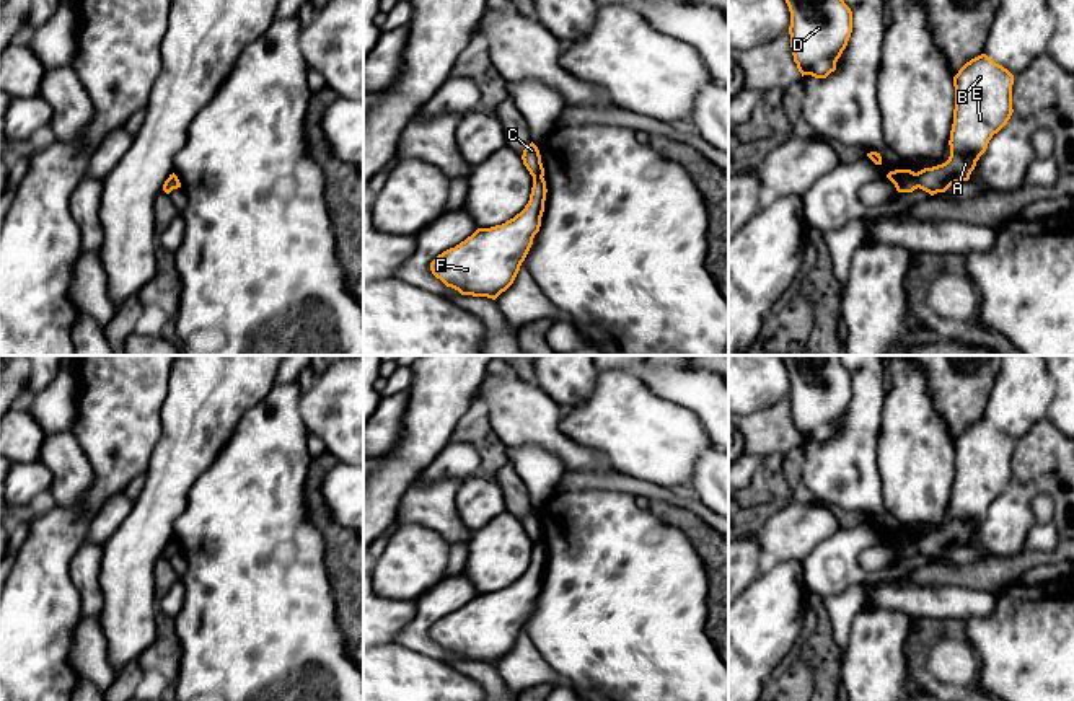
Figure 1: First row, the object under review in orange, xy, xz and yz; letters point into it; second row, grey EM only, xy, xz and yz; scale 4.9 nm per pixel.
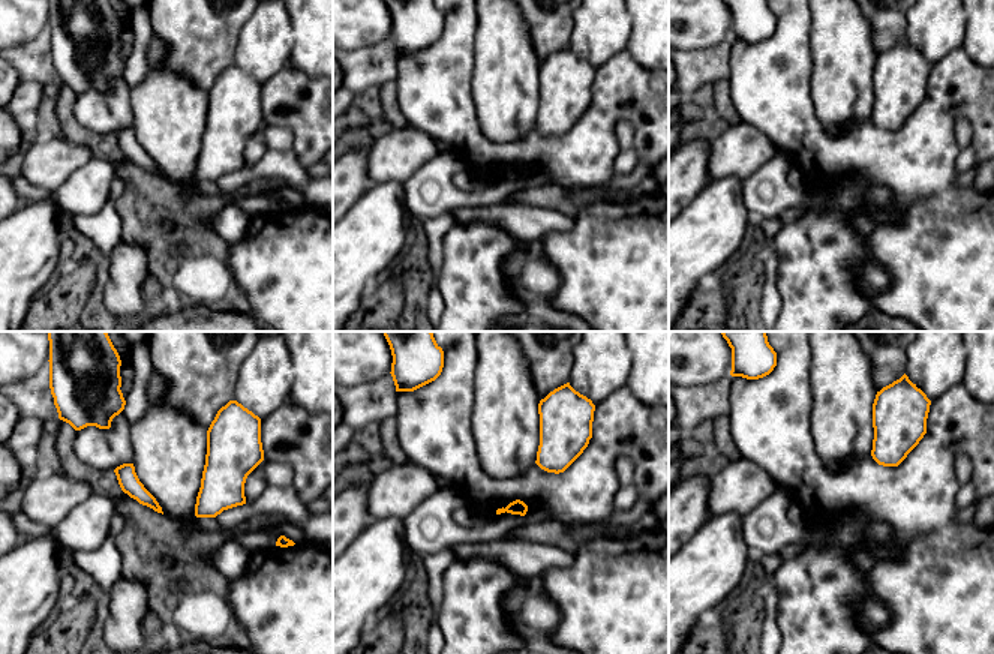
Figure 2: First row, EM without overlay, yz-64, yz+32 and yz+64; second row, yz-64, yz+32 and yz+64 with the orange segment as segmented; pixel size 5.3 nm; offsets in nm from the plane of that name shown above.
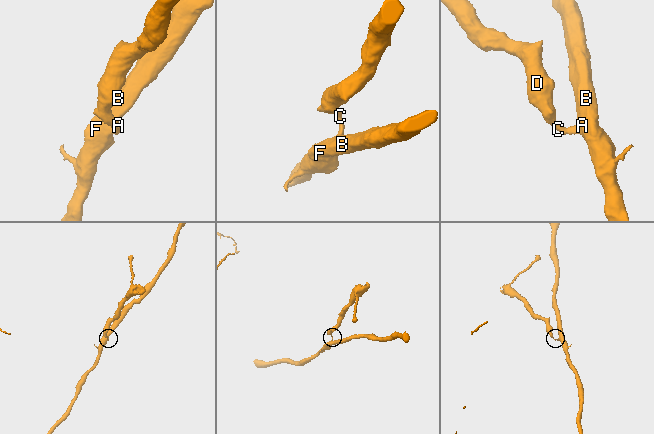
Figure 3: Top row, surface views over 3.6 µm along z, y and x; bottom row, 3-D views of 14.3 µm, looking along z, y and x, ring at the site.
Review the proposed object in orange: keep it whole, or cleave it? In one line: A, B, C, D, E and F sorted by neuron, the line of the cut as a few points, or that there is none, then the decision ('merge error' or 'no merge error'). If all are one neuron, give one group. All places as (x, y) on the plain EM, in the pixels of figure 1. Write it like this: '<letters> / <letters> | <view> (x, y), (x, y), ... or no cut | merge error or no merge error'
A B E F / C D | yz (915, 538), (918, 551) | merge error

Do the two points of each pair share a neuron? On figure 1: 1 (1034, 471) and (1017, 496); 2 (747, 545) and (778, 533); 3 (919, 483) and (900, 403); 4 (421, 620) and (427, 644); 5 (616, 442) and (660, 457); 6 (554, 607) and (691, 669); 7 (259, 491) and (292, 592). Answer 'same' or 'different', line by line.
1: different
2: different
3: same
4: same
5: same
6: same
7: same

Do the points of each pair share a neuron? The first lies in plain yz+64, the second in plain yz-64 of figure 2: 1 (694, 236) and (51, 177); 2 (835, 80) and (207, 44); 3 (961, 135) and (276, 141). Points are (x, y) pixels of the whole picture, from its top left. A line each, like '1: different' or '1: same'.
1: different
2: different
3: same

